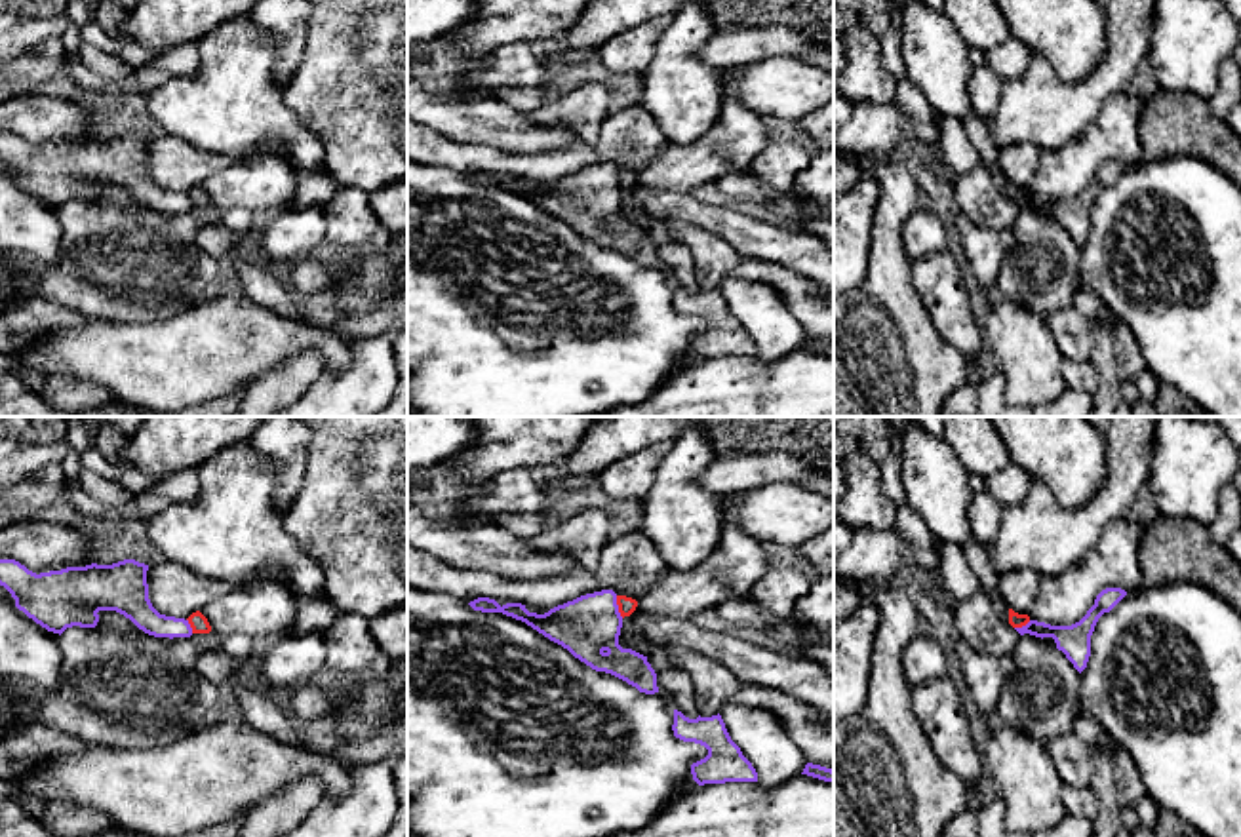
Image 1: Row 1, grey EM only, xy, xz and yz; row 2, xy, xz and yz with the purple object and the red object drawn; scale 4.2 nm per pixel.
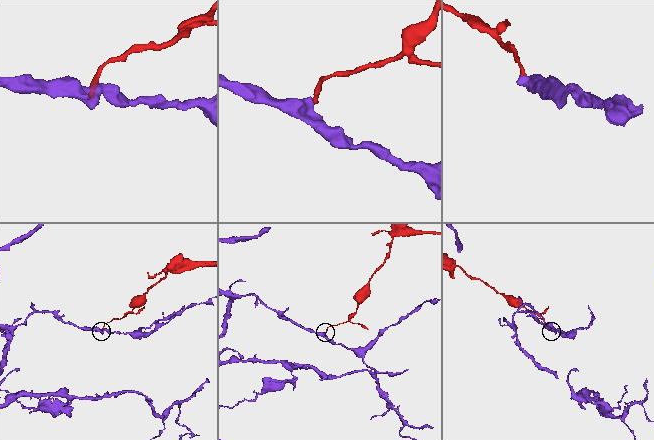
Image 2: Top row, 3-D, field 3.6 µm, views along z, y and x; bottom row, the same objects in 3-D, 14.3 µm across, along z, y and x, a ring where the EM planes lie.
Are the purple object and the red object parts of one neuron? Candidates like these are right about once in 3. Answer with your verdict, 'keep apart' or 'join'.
keep apart

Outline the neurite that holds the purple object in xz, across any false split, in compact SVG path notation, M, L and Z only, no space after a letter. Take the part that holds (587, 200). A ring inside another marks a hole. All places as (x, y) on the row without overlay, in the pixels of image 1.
M613 164L581 169L544 188L529 186L522 177L501 181L489 171L478 171L468 179L474 185L502 186L522 194L592 243L611 247L640 266L659 266L657 247L647 230L619 219L622 190Z

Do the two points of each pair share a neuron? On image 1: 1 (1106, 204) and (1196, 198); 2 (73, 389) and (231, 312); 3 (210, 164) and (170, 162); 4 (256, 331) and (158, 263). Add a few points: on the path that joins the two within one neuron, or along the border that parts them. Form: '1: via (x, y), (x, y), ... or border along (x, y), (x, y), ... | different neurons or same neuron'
1: via (1129, 193), (1137, 187), (1156, 185), (1173, 194) | same neuron
2: border along (52, 379), (75, 377), (99, 385), (111, 396) | different neurons
3: via (200, 164), (179, 164) | same neuron
4: border along (212, 293), (166, 318) | different neurons

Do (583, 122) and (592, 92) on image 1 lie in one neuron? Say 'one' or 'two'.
one

